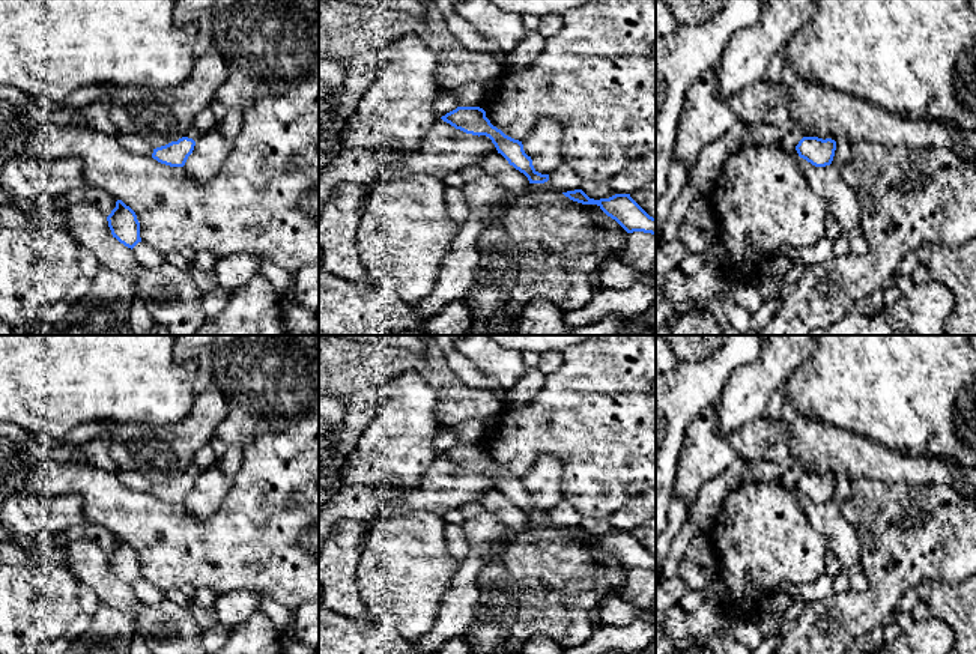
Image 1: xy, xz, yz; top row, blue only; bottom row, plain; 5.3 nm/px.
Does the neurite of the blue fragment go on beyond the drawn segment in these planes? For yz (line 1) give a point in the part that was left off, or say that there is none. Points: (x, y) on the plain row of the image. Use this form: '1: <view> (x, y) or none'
1: none

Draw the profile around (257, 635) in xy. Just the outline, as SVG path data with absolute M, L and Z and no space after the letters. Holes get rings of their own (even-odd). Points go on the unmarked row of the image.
M259 609L232 627L224 645L212 654L283 654L283 634Z

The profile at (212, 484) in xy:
M218 462L205 468L194 478L194 487L183 505L196 519L205 520L218 511L233 486L233 478L223 471Z

